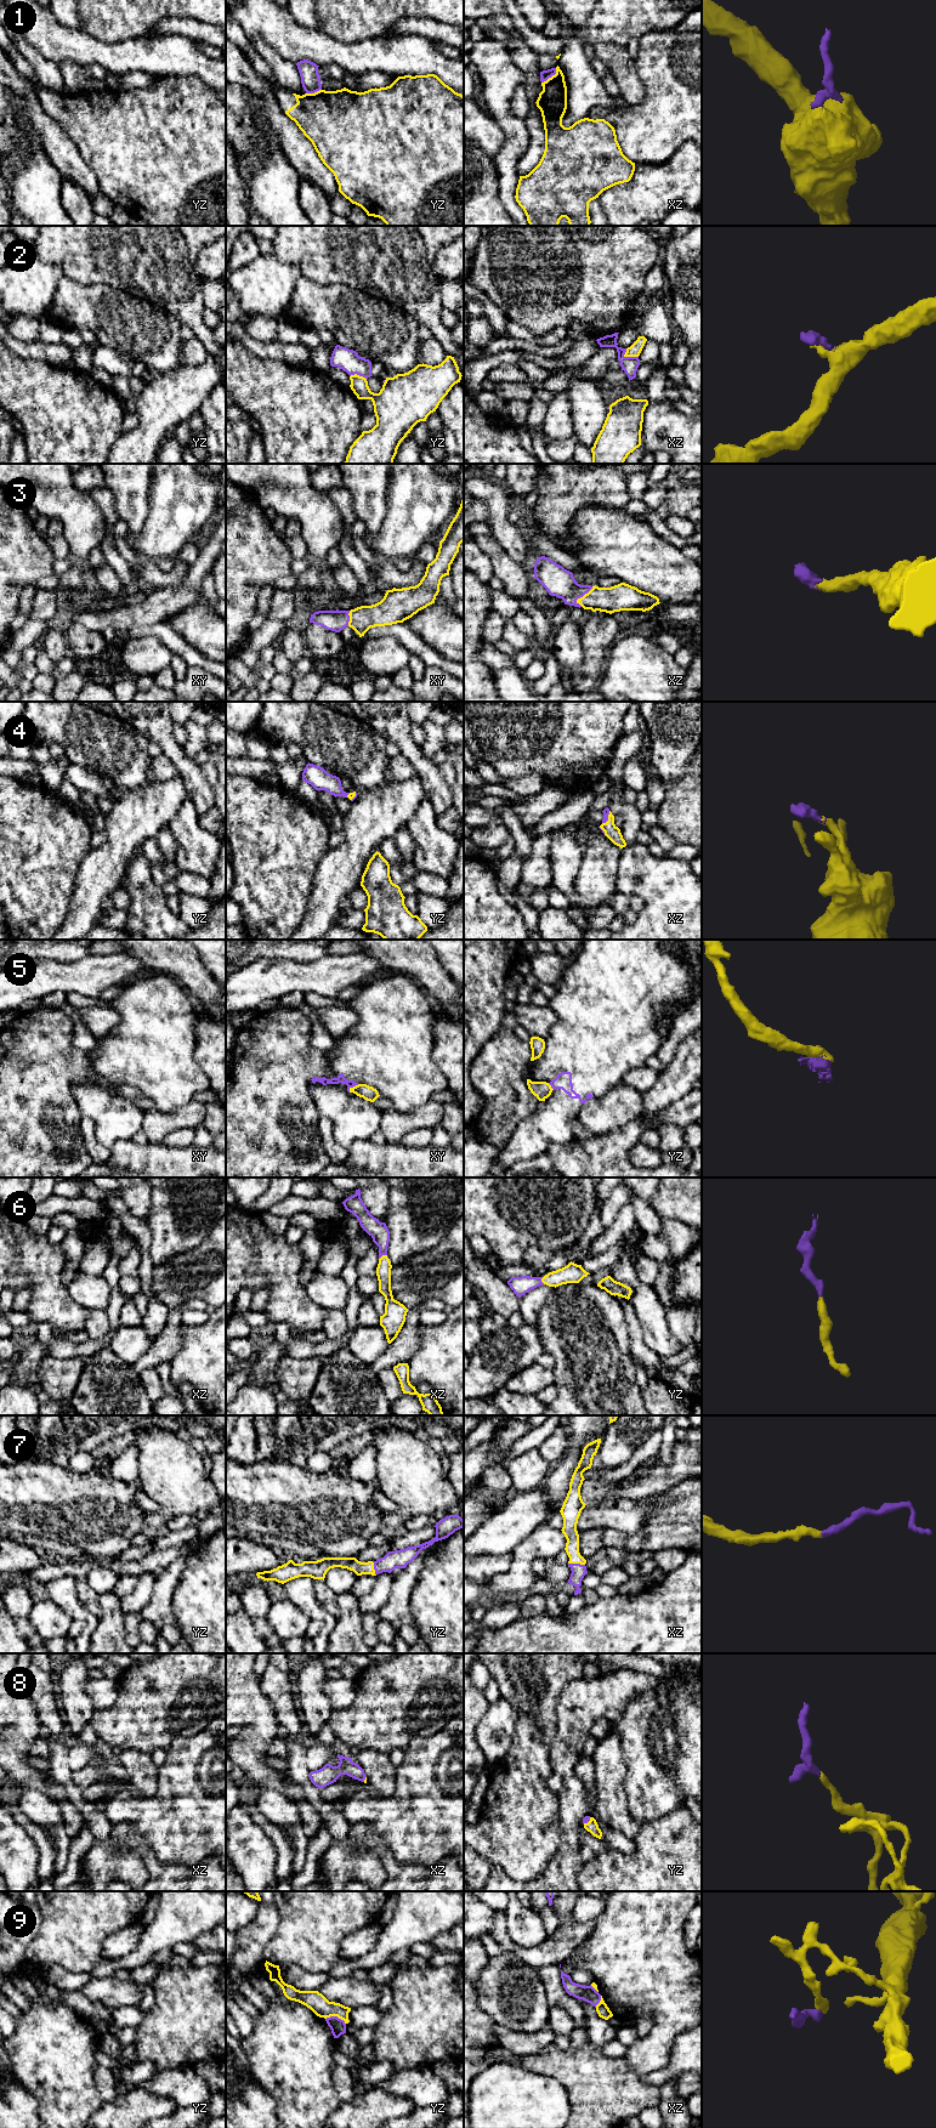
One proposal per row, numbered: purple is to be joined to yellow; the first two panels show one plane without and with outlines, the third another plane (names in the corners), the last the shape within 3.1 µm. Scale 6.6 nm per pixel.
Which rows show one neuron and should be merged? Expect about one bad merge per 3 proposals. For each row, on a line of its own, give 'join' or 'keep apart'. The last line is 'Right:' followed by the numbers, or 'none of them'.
1: keep apart
2: keep apart
3: join
4: join
5: keep apart
6: join
7: join
8: join
9: keep apart
Right: 3, 4, 6, 7, 8

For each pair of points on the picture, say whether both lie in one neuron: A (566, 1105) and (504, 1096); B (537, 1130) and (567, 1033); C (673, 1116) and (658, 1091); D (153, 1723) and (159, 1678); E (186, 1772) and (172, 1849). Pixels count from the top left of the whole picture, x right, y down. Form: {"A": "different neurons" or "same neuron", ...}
{"A": "different neurons", "B": "same neuron", "C": "different neurons", "D": "same neuron", "E": "same neuron"}

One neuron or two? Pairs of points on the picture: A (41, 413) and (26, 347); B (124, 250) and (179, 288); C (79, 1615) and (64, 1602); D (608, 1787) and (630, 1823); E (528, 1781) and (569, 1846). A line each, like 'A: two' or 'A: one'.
A: two
B: one
C: one
D: one
E: two

